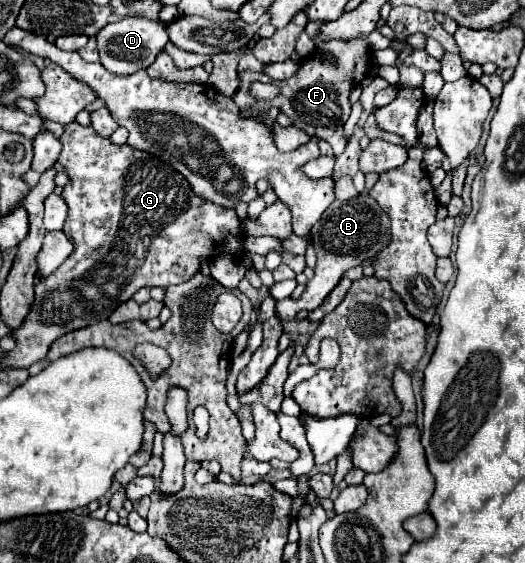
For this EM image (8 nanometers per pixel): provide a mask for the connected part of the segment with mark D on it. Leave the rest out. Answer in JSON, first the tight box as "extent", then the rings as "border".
{"extent":[97,18,169,74],"border":[[[123,18],[121,22],[107,24],[97,34],[101,64],[105,68],[109,68],[109,72],[113,72],[113,74],[129,74],[129,72],[147,68],[149,64],[153,64],[155,56],[163,50],[163,46],[167,42],[169,42],[169,38],[165,32],[165,24],[145,20],[145,18]]]}

